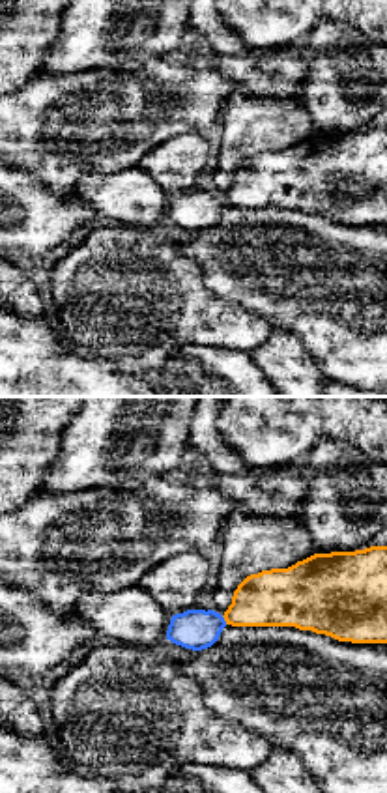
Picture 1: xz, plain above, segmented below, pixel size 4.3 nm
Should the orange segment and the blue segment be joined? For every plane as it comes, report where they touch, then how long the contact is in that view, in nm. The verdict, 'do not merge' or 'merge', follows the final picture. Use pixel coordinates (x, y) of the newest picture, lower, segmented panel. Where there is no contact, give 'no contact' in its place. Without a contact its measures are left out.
(225, 619) | 50 nm

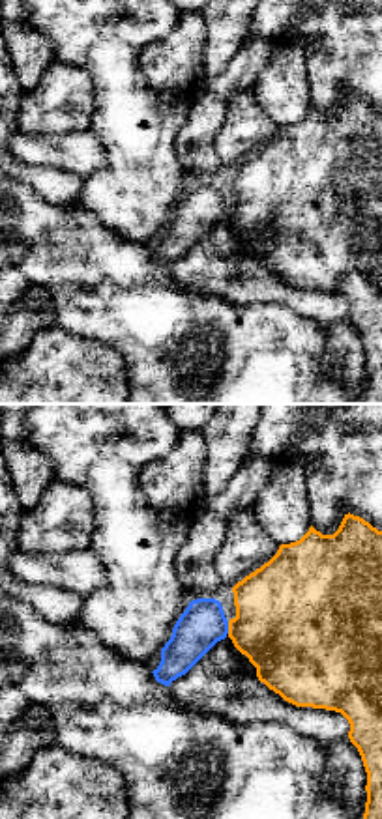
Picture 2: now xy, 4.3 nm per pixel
(229, 627) | 60 nm

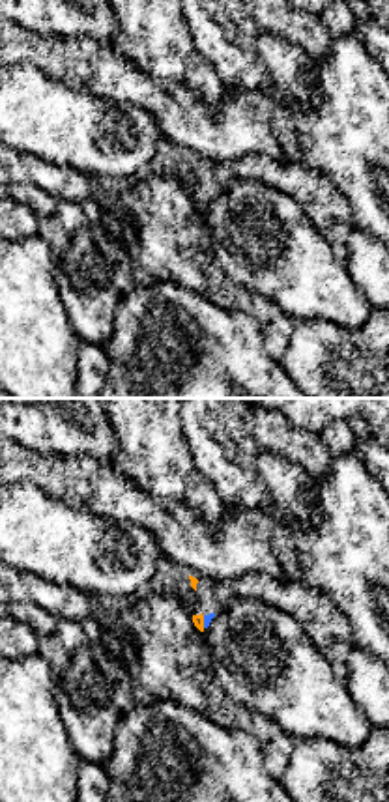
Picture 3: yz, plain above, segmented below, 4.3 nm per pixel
(202, 621) | 60 nm

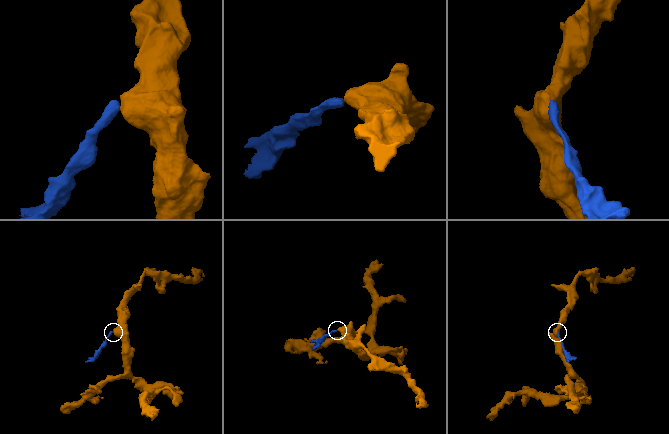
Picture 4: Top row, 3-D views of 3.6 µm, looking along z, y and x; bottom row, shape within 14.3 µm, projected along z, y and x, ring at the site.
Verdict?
do not merge

